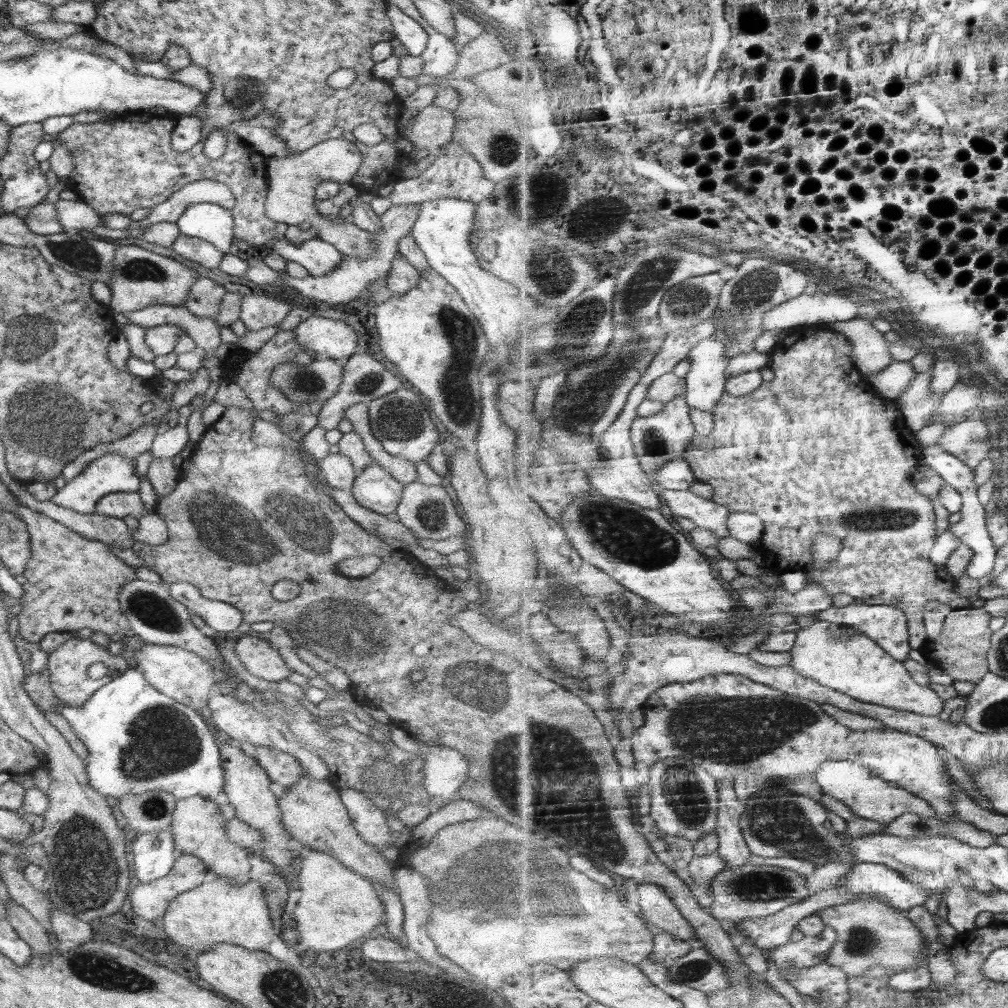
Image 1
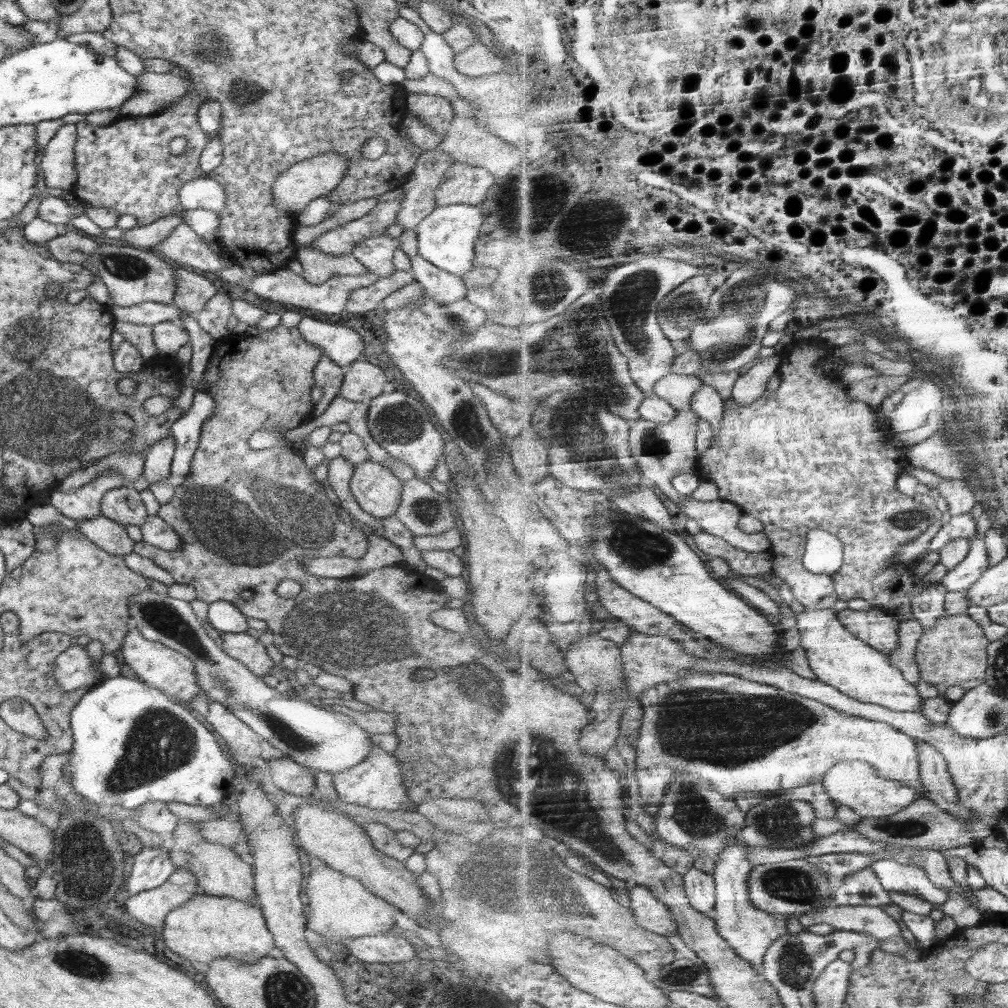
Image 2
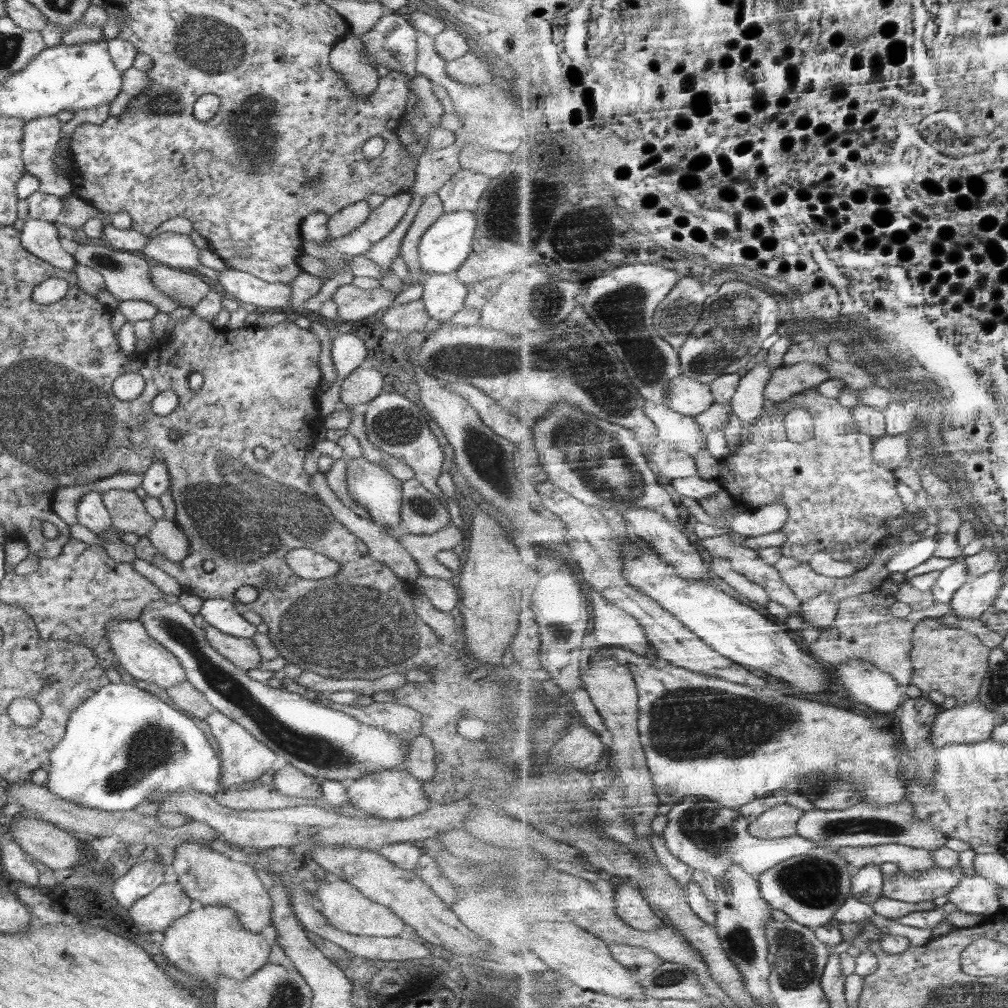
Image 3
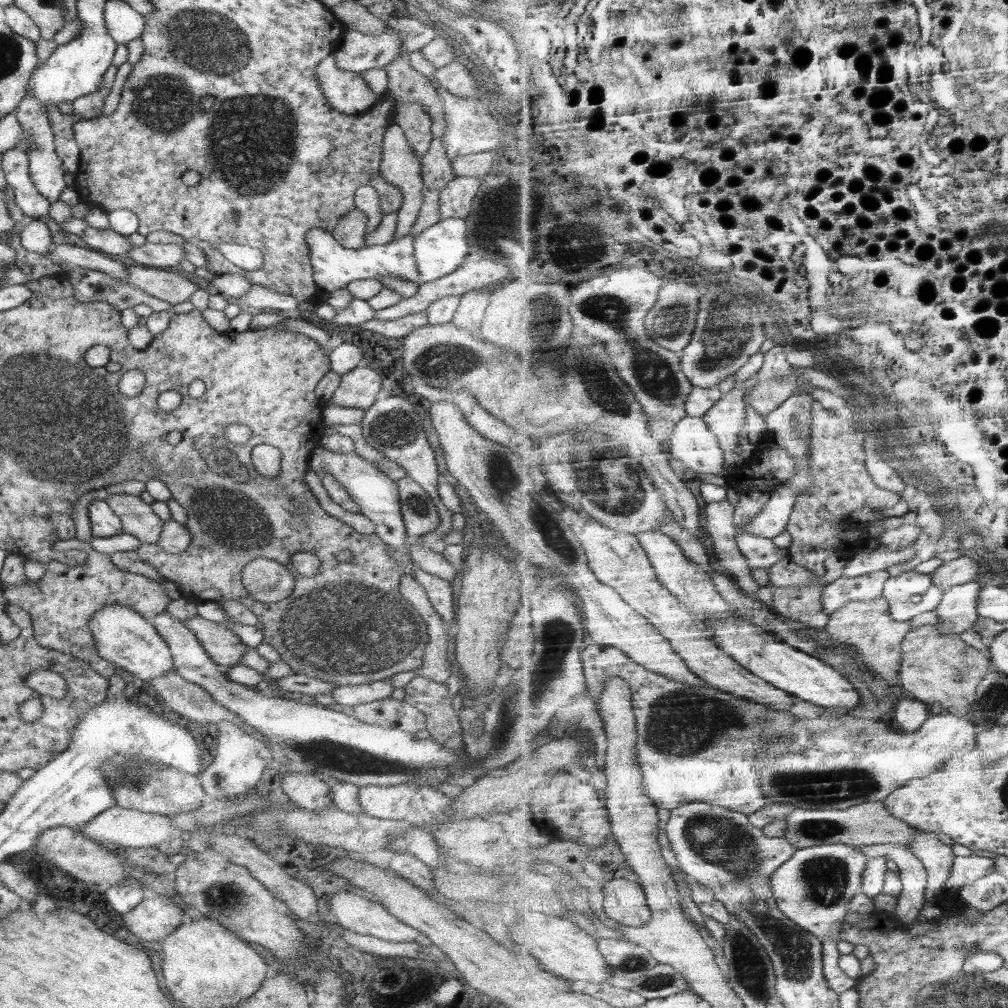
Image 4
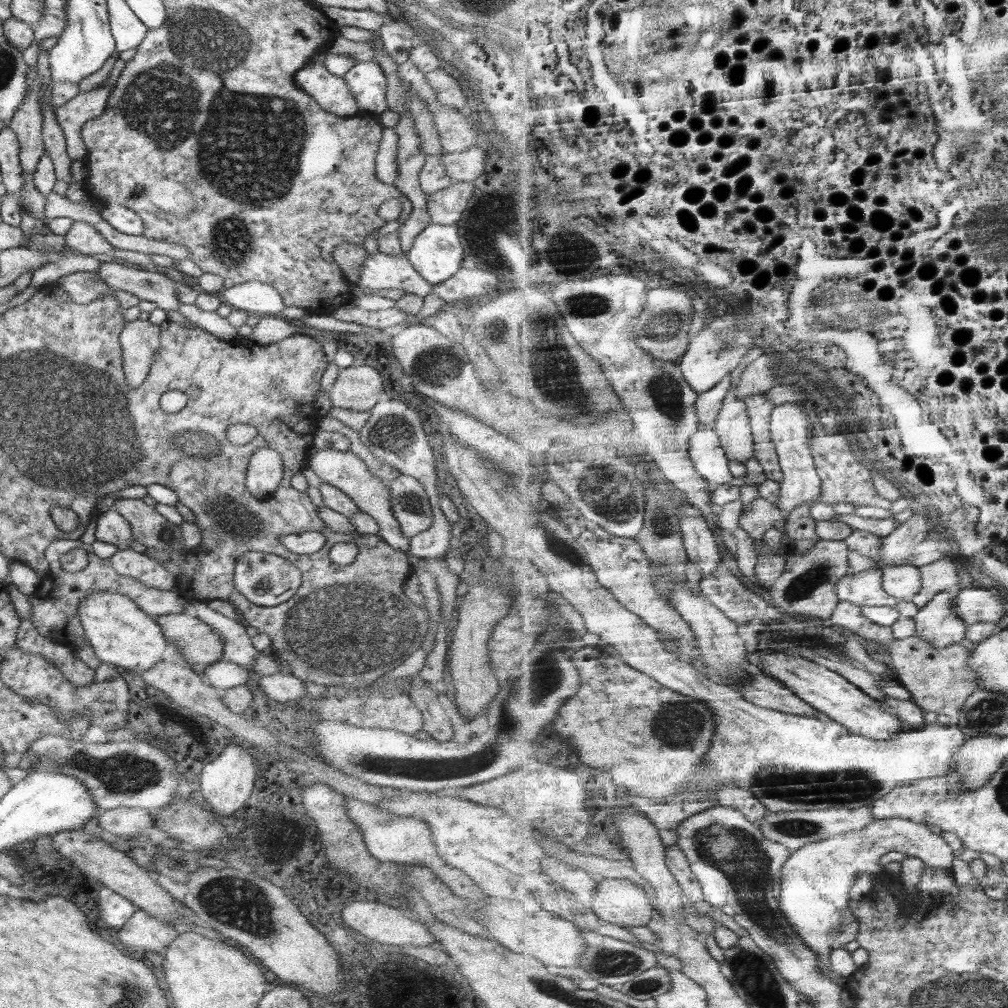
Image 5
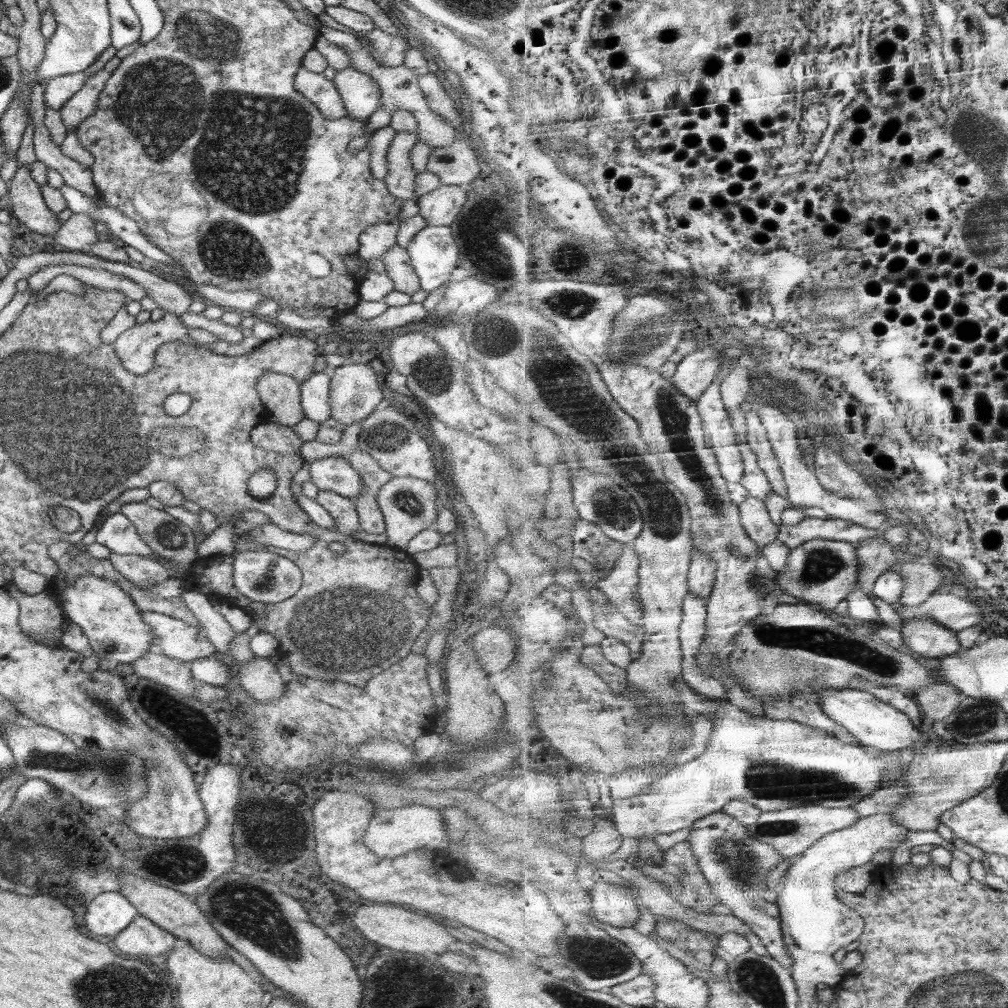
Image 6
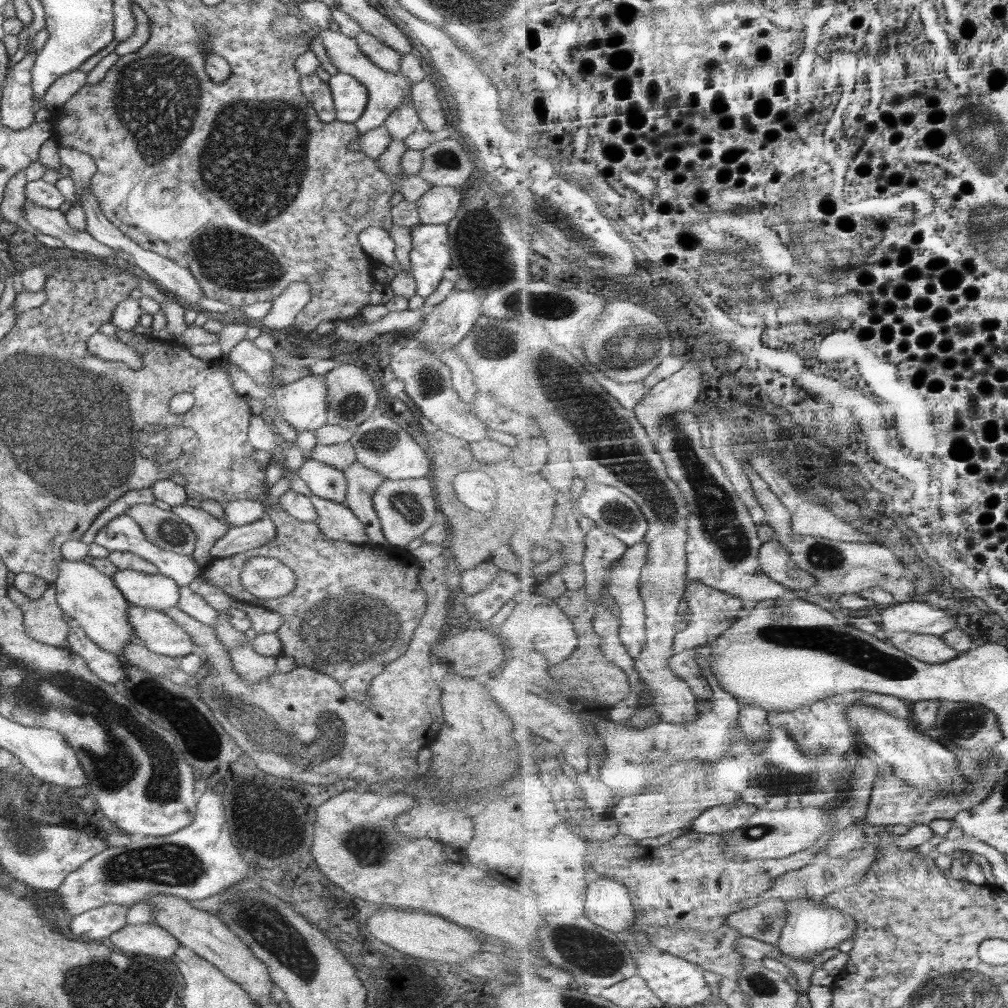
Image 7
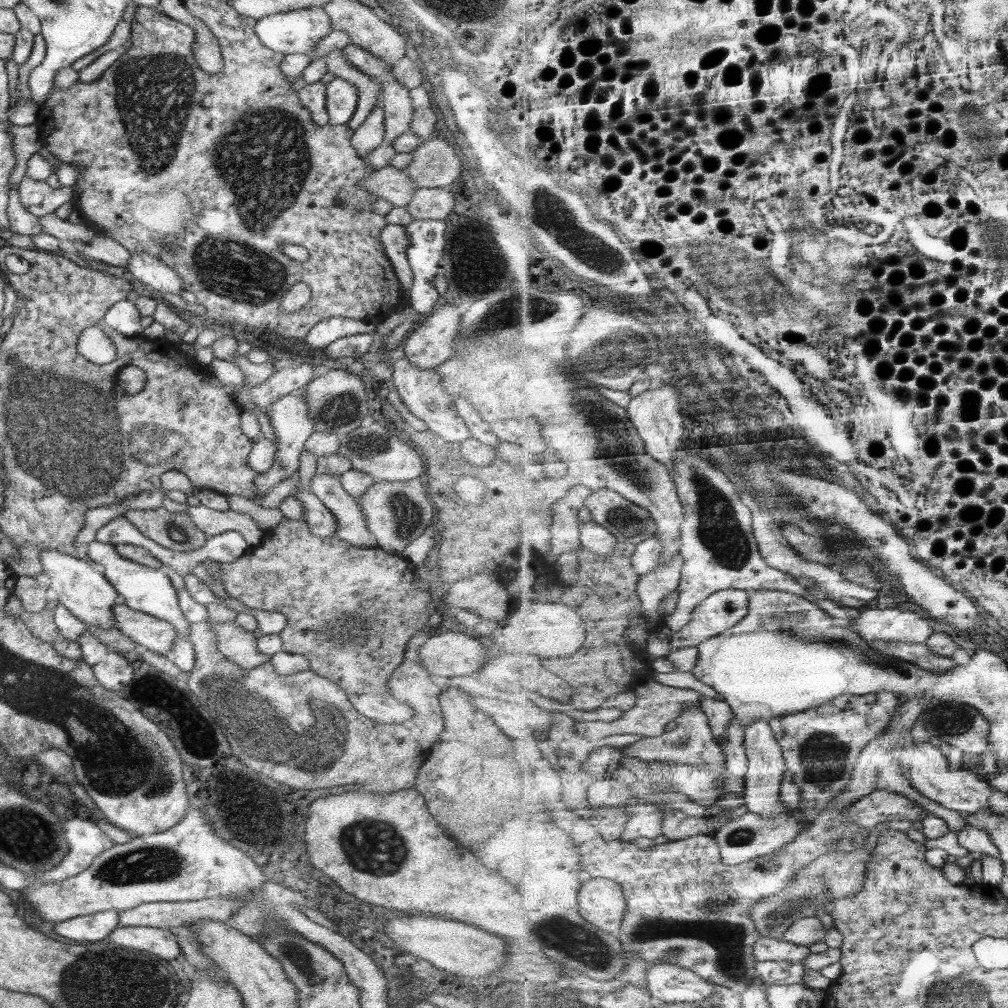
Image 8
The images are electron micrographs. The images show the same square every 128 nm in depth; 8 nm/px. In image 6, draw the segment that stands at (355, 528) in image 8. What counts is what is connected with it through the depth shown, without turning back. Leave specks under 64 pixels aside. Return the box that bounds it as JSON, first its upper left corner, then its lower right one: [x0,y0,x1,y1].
[309,457,365,499]

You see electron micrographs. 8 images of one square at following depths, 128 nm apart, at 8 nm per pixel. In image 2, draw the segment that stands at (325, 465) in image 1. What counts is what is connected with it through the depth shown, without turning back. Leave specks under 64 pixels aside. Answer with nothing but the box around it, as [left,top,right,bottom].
[328,456,390,540]

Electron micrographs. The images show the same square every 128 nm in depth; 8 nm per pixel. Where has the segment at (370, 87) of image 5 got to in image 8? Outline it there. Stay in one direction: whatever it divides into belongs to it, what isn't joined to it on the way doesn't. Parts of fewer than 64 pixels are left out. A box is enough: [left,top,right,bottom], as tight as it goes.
[325,77,359,124]

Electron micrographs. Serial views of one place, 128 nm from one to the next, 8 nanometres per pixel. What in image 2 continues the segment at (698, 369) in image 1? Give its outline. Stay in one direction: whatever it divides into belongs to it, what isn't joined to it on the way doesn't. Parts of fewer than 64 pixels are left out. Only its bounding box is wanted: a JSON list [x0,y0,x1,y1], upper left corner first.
[692,383,726,436]

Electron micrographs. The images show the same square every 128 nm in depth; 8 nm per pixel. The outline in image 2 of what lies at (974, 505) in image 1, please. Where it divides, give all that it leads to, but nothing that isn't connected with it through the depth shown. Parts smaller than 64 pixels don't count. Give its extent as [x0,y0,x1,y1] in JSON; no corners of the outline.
[918,512,992,592]

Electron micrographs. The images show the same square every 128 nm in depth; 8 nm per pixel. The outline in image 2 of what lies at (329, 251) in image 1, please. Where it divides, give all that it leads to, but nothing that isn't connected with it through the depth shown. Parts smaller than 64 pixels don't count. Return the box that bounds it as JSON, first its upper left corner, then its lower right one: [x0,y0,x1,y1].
[294,248,366,284]

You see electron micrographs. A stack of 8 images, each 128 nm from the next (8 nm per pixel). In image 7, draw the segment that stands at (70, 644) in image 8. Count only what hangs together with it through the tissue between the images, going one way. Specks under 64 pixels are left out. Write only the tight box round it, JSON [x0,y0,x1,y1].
[8,584,71,648]

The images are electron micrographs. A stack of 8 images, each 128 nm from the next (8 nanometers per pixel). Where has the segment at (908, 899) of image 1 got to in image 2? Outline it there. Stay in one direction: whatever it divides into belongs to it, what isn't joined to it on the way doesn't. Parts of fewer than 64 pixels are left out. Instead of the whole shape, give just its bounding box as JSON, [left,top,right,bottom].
[870,859,951,906]

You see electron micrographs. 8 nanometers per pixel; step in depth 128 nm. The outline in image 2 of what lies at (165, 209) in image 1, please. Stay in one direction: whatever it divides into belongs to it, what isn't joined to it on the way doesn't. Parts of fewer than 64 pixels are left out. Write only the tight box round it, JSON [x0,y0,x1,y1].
[177,178,226,214]

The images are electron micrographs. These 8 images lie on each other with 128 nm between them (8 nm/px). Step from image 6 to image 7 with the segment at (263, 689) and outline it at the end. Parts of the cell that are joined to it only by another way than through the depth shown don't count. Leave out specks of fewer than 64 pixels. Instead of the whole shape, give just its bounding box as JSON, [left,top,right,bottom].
[229,643,277,683]

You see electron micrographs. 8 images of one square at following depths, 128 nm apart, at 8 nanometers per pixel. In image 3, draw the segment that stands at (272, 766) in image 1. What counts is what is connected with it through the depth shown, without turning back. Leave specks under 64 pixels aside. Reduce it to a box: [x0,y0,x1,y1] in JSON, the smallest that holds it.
[272,763,323,799]

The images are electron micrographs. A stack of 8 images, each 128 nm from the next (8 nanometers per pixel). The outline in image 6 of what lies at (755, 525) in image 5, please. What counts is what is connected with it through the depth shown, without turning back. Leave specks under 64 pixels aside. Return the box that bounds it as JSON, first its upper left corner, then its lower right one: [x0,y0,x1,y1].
[779,516,908,549]

